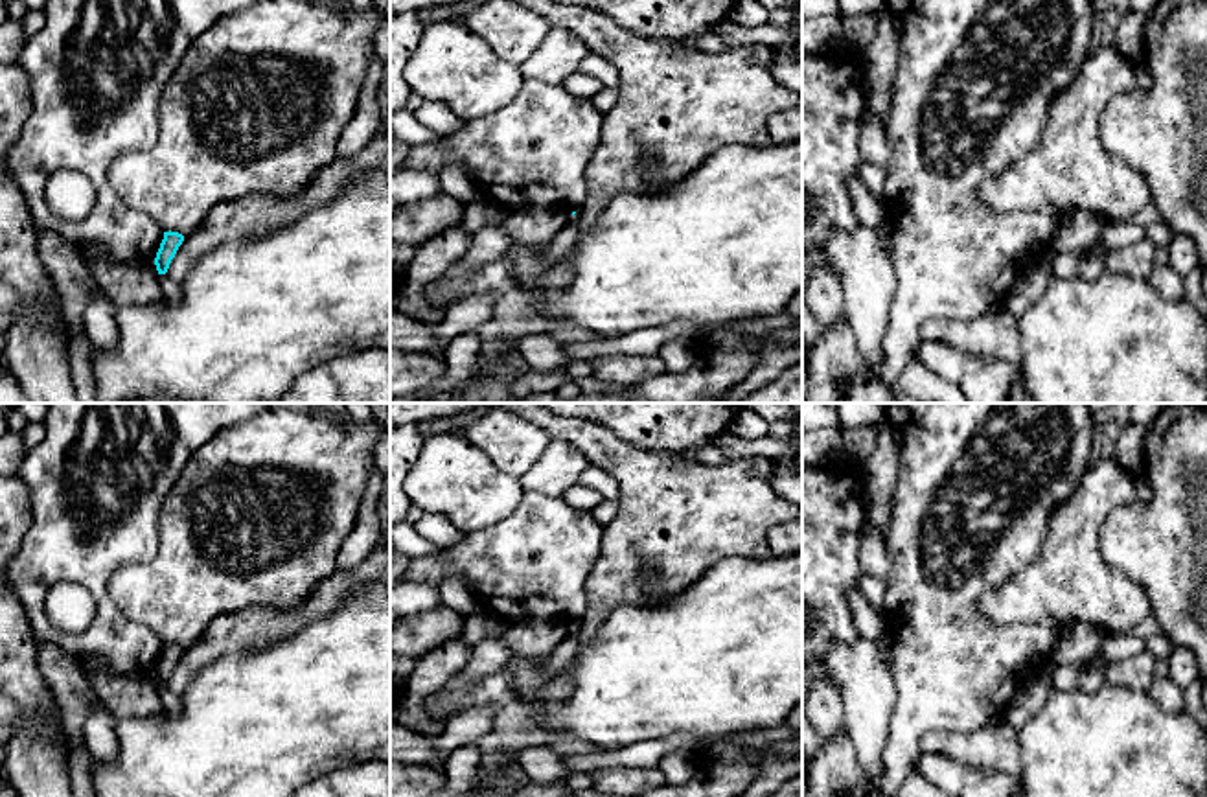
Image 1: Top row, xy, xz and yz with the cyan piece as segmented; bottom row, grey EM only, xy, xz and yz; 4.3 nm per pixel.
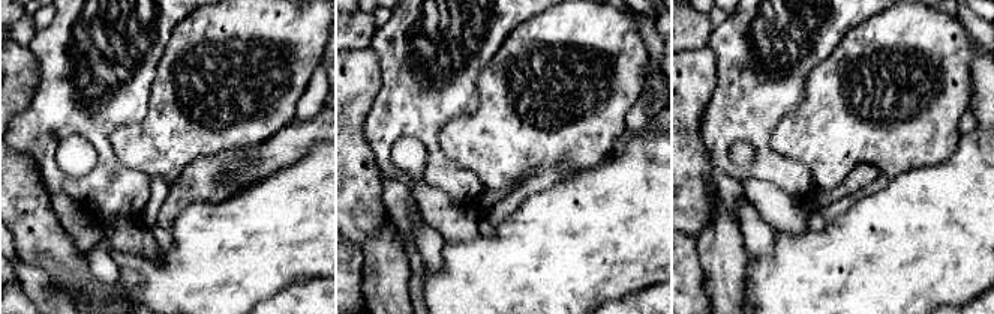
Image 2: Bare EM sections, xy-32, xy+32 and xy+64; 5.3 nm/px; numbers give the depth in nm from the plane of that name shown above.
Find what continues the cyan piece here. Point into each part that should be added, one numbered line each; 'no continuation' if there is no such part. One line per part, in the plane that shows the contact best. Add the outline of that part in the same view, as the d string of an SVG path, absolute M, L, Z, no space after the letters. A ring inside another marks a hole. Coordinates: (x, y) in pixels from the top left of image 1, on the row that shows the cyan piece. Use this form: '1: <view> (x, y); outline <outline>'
no continuation

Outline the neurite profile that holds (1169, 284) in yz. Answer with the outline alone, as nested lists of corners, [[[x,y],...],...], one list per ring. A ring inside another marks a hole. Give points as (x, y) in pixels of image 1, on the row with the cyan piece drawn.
[[[1155,261],[1146,280],[1167,300],[1179,302],[1185,298],[1183,278],[1168,263]]]

